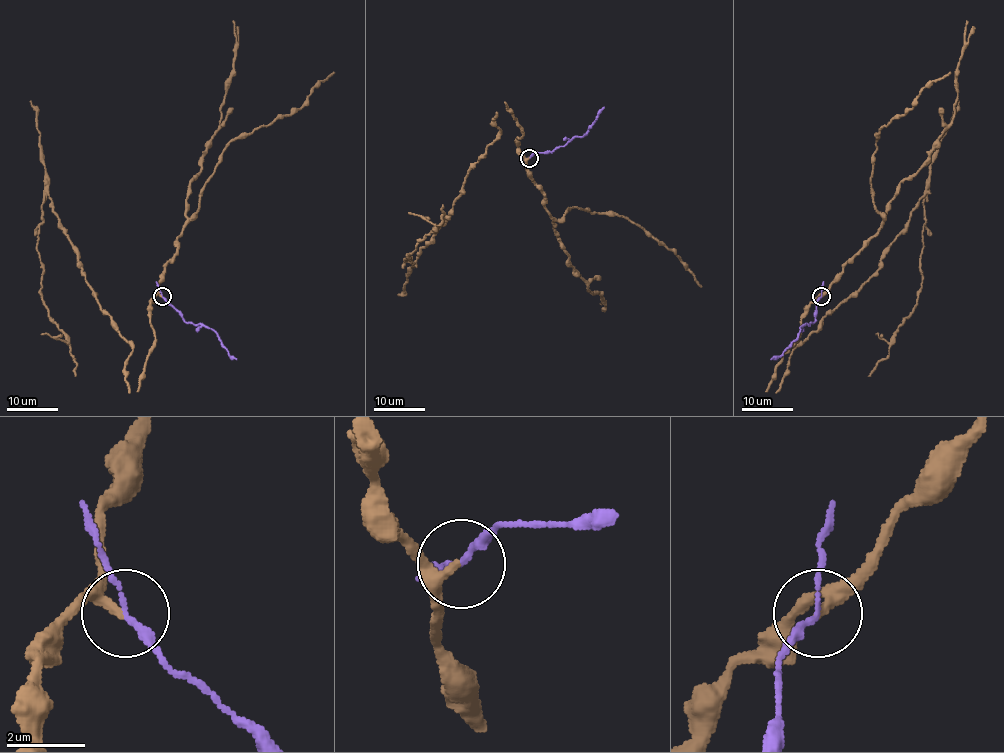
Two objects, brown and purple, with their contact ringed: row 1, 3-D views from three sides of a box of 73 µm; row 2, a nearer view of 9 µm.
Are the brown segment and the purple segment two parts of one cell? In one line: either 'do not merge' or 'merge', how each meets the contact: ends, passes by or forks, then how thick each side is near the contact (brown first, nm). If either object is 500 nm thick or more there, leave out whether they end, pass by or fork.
do not merge; brown passes by; purple passes by; 180 nm thick on the brown side, 170 nm on the other

